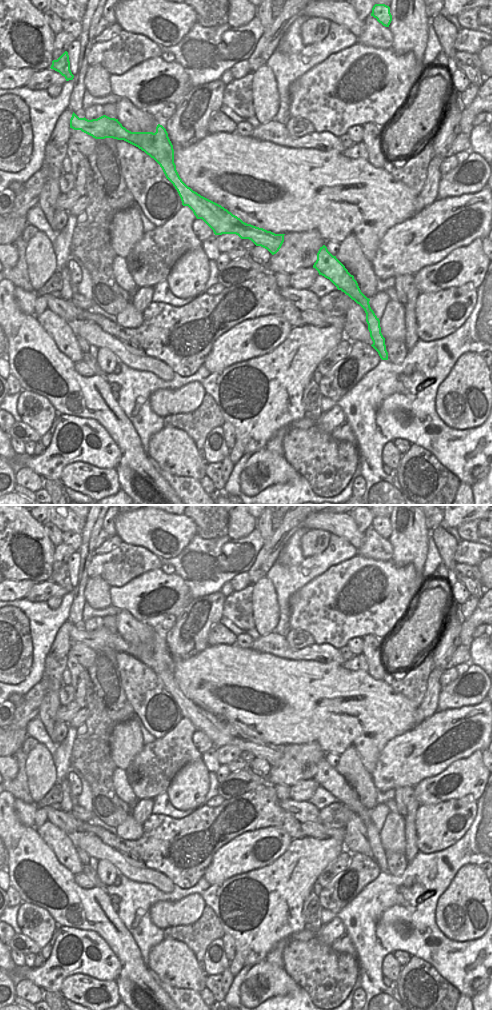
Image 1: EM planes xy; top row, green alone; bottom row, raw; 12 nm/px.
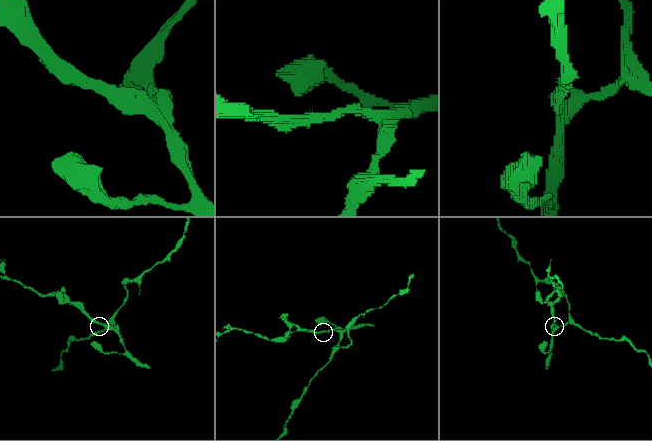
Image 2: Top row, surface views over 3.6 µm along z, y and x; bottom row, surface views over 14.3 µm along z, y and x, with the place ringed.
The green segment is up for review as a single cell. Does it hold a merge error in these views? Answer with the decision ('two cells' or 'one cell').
two cells

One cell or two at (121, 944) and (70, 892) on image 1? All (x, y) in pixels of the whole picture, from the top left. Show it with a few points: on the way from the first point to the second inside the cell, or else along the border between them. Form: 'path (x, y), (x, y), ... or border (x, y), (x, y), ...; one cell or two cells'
path (112, 930), (84, 903); one cell

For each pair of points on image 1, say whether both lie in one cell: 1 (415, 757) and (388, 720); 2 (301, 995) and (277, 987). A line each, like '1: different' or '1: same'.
1: different
2: different

